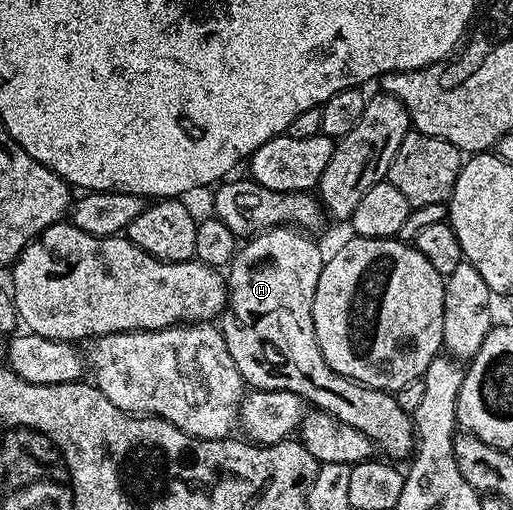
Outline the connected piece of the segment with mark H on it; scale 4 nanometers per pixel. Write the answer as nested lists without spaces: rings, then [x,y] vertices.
[[[287,224],[273,226],[271,230],[255,234],[247,241],[250,242],[247,246],[245,243],[241,247],[240,253],[231,260],[228,267],[228,297],[226,309],[220,315],[224,344],[247,387],[292,392],[311,407],[336,416],[336,420],[344,420],[344,424],[352,424],[356,432],[364,432],[364,436],[374,441],[375,447],[382,449],[383,446],[391,454],[391,459],[409,459],[416,449],[414,419],[400,408],[397,397],[371,386],[361,386],[359,382],[352,382],[338,374],[320,352],[312,320],[312,304],[316,296],[316,284],[320,280],[324,253],[310,238],[313,237],[309,233]]]

